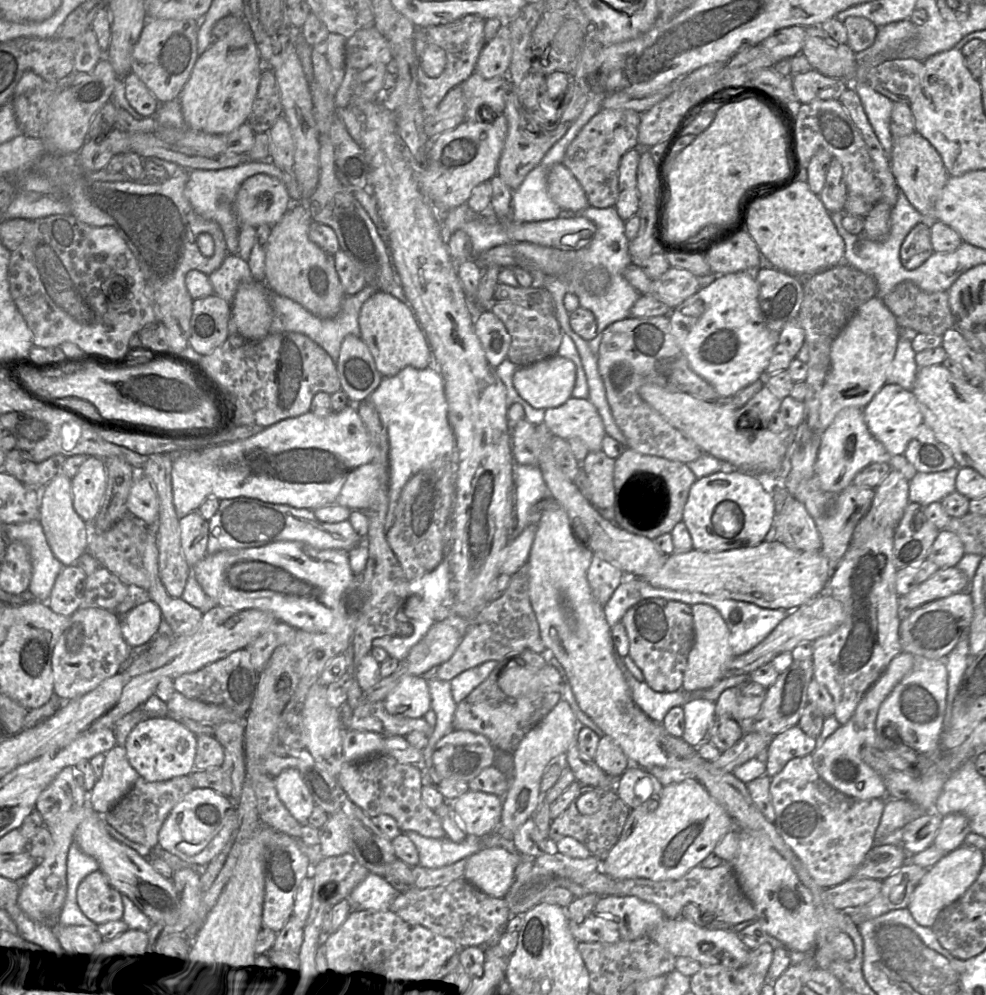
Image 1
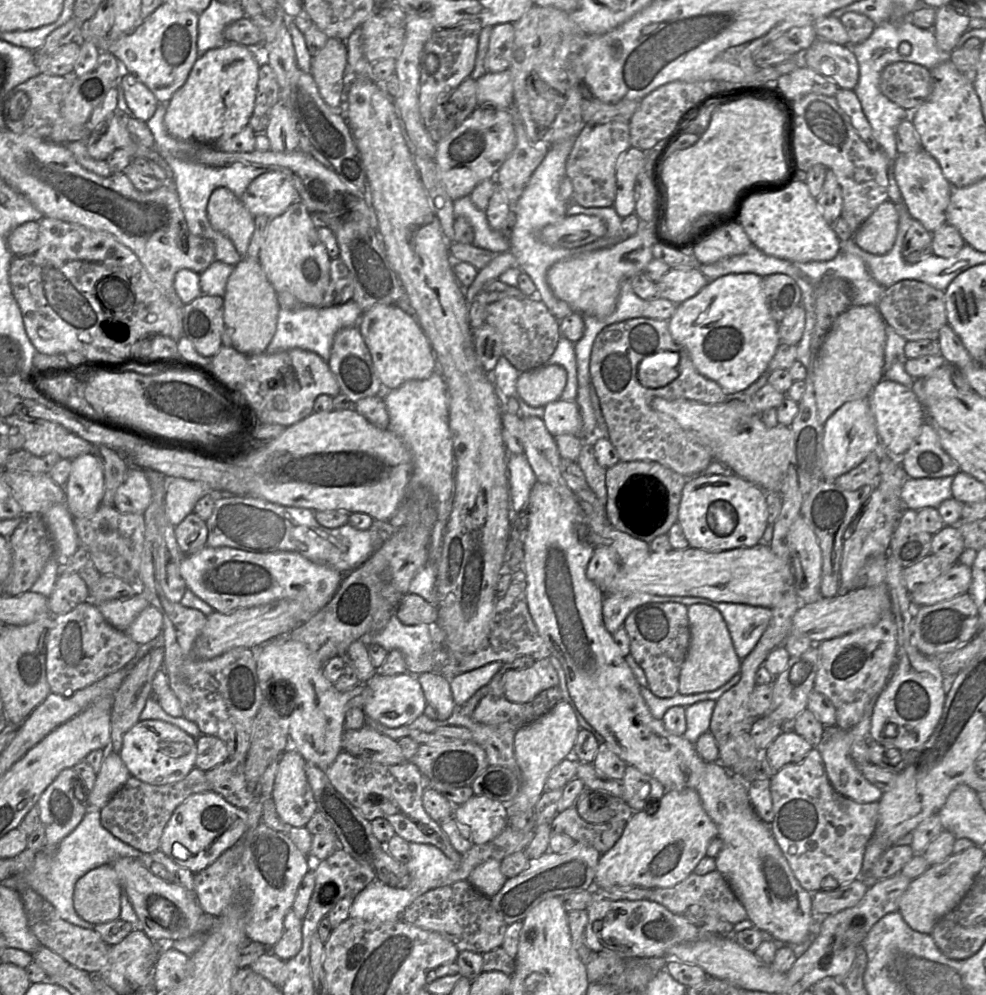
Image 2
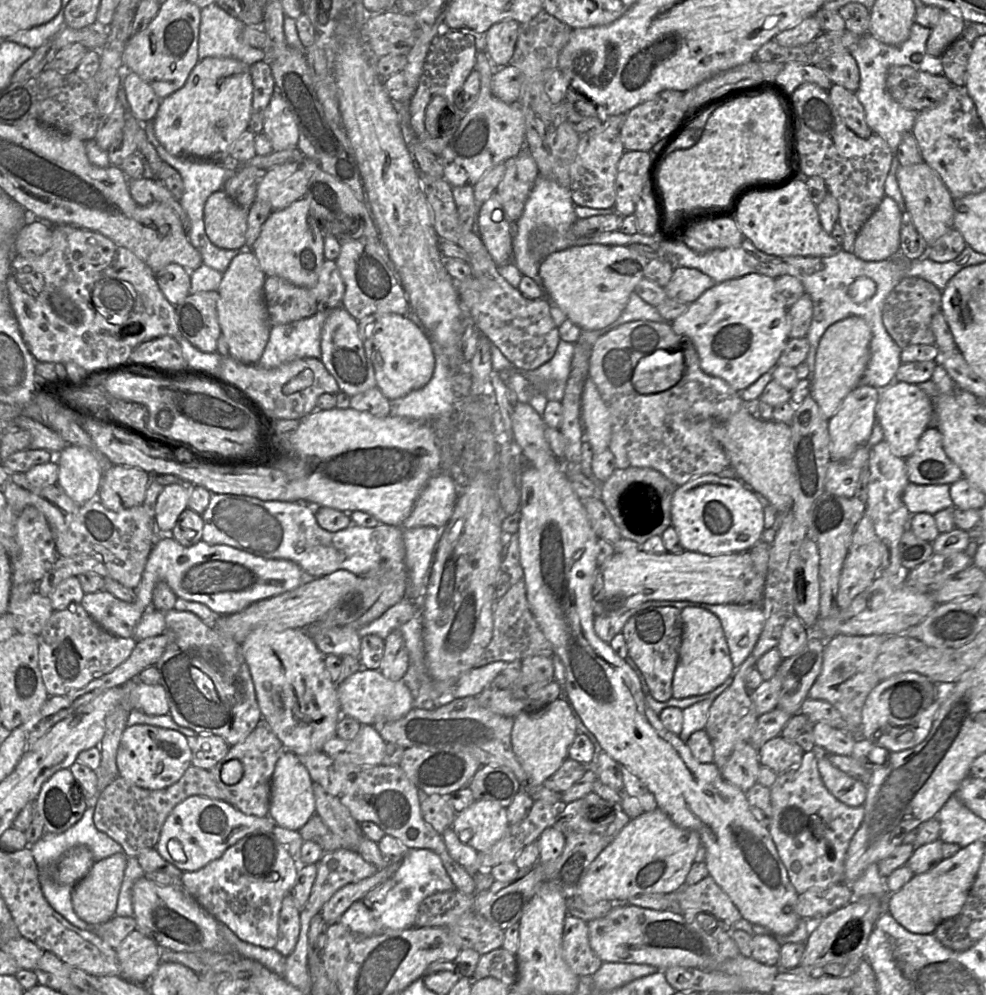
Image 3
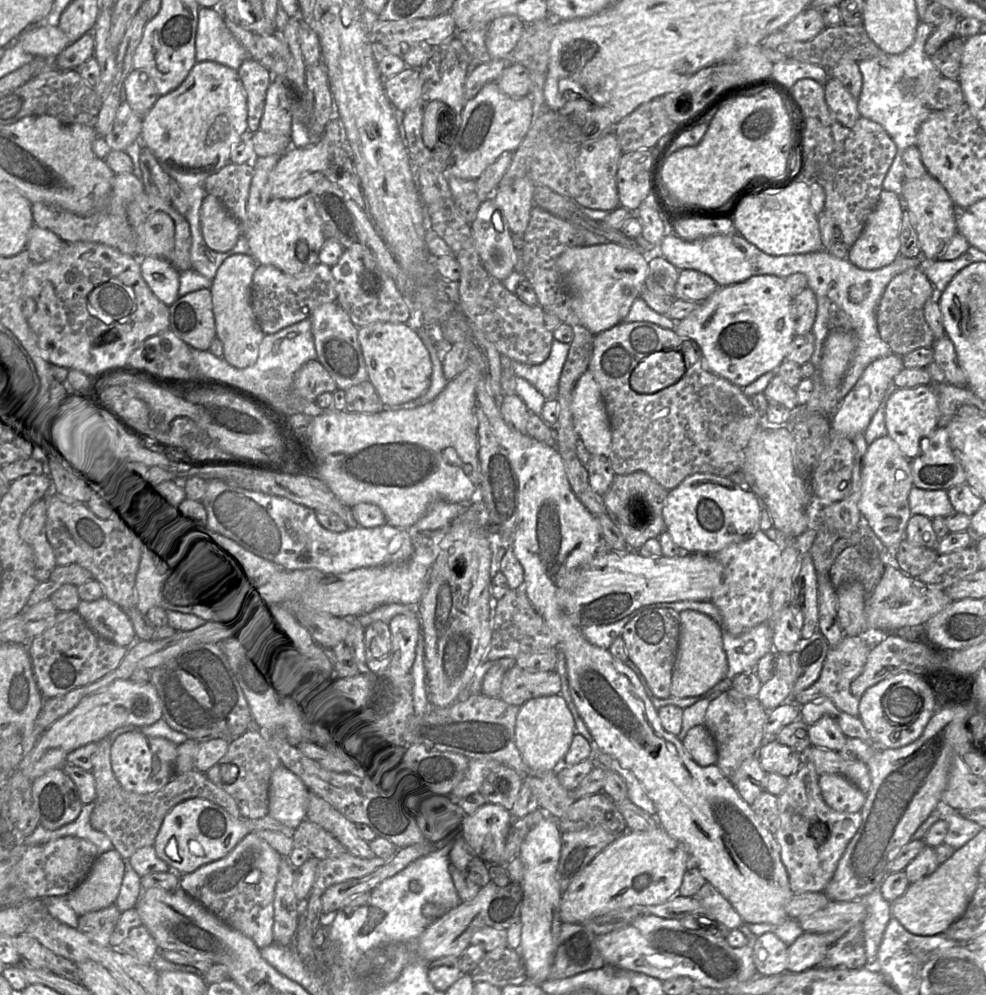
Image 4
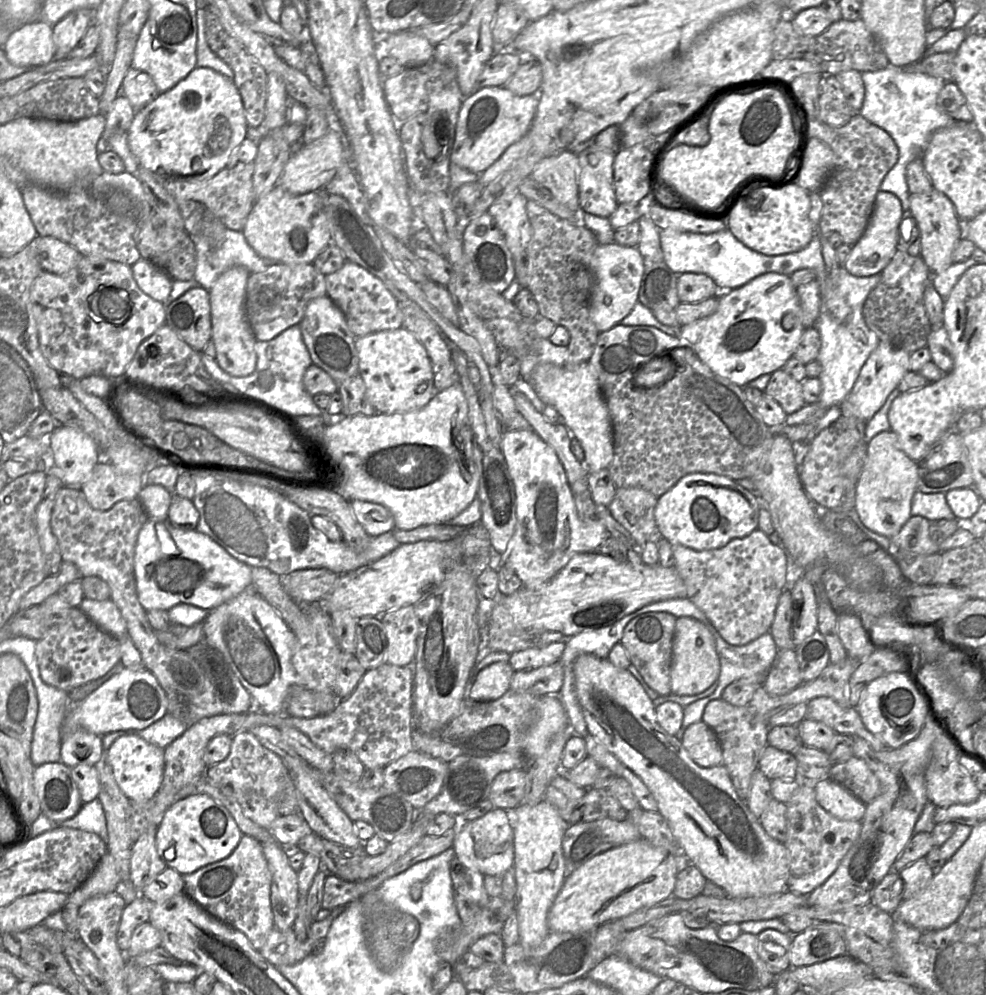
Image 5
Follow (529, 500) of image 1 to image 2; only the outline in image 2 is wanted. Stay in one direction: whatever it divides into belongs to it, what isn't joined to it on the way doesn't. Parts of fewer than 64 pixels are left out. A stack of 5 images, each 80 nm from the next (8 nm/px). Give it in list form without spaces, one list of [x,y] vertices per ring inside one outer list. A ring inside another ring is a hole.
[[[509,454],[507,472],[511,497],[511,514],[527,508],[530,491],[537,481],[524,454]]]

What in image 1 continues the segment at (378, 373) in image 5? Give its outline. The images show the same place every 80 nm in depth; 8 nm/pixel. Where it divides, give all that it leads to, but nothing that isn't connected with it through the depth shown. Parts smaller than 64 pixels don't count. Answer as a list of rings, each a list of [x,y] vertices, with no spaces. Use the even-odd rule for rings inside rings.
[[[377,291],[364,303],[359,314],[360,338],[367,345],[379,373],[396,375],[407,366],[425,369],[435,363],[427,340],[411,309],[390,293]]]

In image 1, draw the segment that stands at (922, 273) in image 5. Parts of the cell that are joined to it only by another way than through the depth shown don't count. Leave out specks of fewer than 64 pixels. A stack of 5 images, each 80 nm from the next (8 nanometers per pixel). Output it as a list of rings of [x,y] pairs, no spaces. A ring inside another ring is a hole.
[[[902,281],[895,285],[882,300],[895,316],[900,329],[942,336],[946,330],[955,327],[955,319],[950,310],[947,291],[925,292],[911,281]]]

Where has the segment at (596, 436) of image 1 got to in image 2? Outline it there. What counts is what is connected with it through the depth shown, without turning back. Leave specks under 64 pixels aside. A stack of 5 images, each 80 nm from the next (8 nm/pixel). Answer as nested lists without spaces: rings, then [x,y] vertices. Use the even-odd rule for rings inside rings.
[[[557,399],[544,406],[543,421],[552,436],[572,434],[582,437],[582,418],[575,401]]]

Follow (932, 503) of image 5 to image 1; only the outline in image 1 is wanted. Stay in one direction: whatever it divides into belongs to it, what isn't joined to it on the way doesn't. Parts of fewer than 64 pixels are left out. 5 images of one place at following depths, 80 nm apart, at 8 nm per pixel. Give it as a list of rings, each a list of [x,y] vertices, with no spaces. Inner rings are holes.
[[[955,465],[940,472],[917,472],[909,481],[909,502],[918,503],[923,507],[940,502],[945,496],[956,491],[955,481],[959,468]]]

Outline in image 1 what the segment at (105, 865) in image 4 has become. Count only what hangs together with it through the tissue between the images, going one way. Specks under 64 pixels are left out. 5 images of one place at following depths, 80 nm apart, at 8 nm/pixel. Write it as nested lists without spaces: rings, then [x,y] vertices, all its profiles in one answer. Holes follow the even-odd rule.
[[[100,871],[90,873],[77,888],[76,900],[83,914],[96,925],[122,920],[123,903],[121,893],[113,888],[106,876]]]

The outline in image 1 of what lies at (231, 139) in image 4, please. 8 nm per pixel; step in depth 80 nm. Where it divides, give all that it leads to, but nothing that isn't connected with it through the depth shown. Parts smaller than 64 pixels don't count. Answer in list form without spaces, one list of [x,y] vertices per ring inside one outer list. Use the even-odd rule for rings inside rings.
[[[242,19],[224,37],[214,40],[197,58],[191,75],[178,96],[186,126],[206,133],[226,134],[246,123],[253,109],[263,69],[253,33]]]

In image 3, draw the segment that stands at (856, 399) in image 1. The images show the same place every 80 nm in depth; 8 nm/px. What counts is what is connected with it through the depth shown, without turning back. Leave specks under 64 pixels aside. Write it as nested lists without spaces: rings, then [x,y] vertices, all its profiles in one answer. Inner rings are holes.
[[[856,315],[836,321],[822,335],[810,381],[810,394],[827,419],[835,414],[846,395],[859,385],[869,360],[871,336],[867,321]]]

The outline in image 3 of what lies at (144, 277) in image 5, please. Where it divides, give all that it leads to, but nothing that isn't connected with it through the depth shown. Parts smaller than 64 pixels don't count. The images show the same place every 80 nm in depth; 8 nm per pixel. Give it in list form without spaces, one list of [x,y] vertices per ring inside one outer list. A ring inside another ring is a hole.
[[[170,263],[155,274],[159,288],[166,299],[174,306],[181,303],[190,290],[190,271],[186,268]]]

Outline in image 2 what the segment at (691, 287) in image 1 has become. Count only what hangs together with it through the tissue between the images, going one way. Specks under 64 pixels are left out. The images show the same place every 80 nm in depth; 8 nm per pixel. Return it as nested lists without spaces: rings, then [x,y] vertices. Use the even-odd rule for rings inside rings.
[[[671,268],[656,284],[658,297],[680,304],[696,295],[709,279],[698,269]]]

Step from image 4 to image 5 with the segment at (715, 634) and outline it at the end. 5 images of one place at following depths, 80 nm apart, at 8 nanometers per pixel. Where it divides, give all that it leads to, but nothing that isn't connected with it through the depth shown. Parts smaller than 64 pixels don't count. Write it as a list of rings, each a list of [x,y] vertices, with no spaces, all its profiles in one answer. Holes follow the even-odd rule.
[[[691,617],[677,618],[672,643],[670,667],[671,693],[677,696],[693,696],[702,693],[717,682],[720,660],[712,633],[700,621]]]

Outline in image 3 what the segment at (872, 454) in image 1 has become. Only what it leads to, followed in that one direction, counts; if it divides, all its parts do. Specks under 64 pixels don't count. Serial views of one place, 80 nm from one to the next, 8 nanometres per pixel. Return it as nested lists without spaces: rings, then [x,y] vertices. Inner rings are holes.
[[[859,384],[843,399],[838,410],[828,421],[831,460],[846,460],[857,448],[867,443],[876,421],[879,392],[880,390],[873,386]]]

